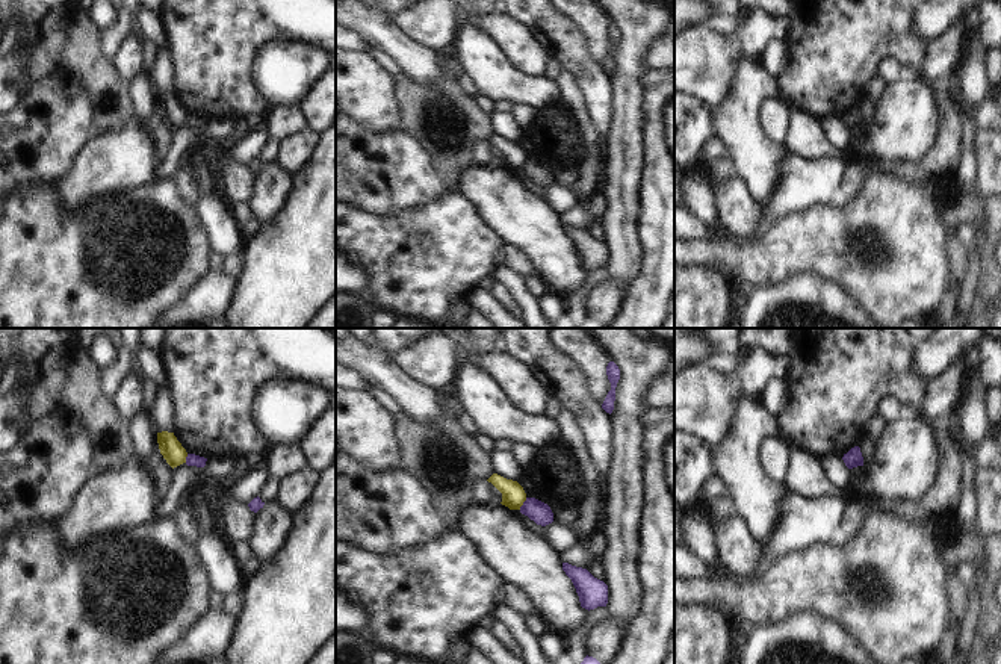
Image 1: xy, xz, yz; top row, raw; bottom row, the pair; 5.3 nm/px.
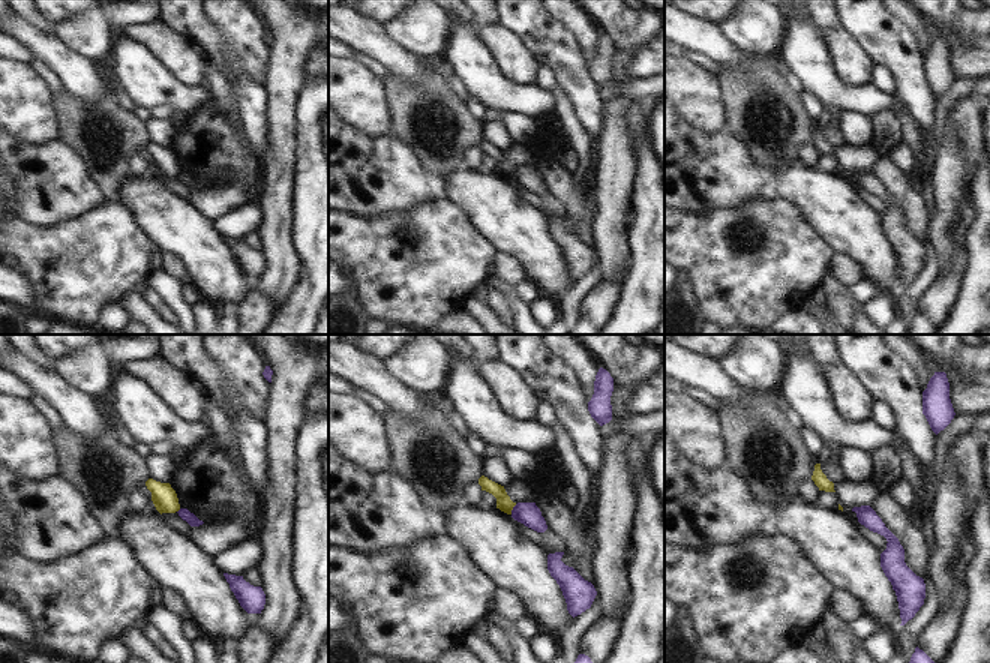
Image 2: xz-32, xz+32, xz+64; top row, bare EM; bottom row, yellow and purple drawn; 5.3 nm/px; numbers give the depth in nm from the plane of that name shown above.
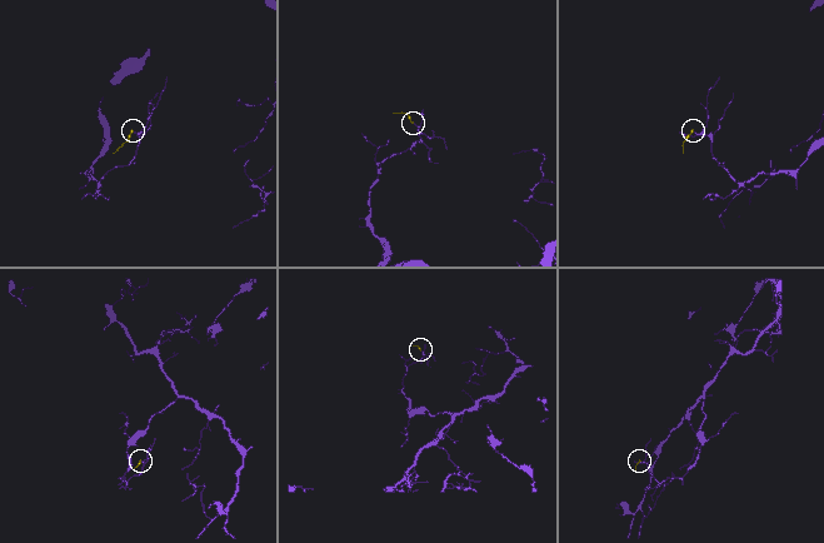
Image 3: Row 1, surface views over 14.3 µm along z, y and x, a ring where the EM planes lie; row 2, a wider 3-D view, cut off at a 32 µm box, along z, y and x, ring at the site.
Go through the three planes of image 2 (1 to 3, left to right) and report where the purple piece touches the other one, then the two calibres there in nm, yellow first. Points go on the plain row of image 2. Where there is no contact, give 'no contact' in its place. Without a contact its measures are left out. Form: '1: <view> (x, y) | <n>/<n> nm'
1: no contact
2: xz+32 (512, 173) | 80/120 nm
3: no contact

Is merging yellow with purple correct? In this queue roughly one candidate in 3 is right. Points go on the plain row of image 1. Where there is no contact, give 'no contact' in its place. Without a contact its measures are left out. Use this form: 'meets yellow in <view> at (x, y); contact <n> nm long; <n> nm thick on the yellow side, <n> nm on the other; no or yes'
meets yellow in xz at (522, 165); contact 80 nm long; 130 nm thick on the yellow side, 120 nm on the other; no

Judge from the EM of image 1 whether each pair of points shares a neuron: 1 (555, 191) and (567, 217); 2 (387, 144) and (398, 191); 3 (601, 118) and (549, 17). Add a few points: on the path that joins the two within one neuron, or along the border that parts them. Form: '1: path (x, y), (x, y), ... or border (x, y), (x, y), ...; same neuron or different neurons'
1: border (578, 203), (560, 214); different neurons
2: path (389, 156), (389, 173), (395, 179); same neuron
3: path (596, 93), (595, 83), (564, 43); same neuron

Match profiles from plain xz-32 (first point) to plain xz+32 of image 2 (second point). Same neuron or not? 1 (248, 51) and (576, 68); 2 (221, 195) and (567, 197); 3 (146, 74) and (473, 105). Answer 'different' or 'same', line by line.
1: different
2: different
3: different

